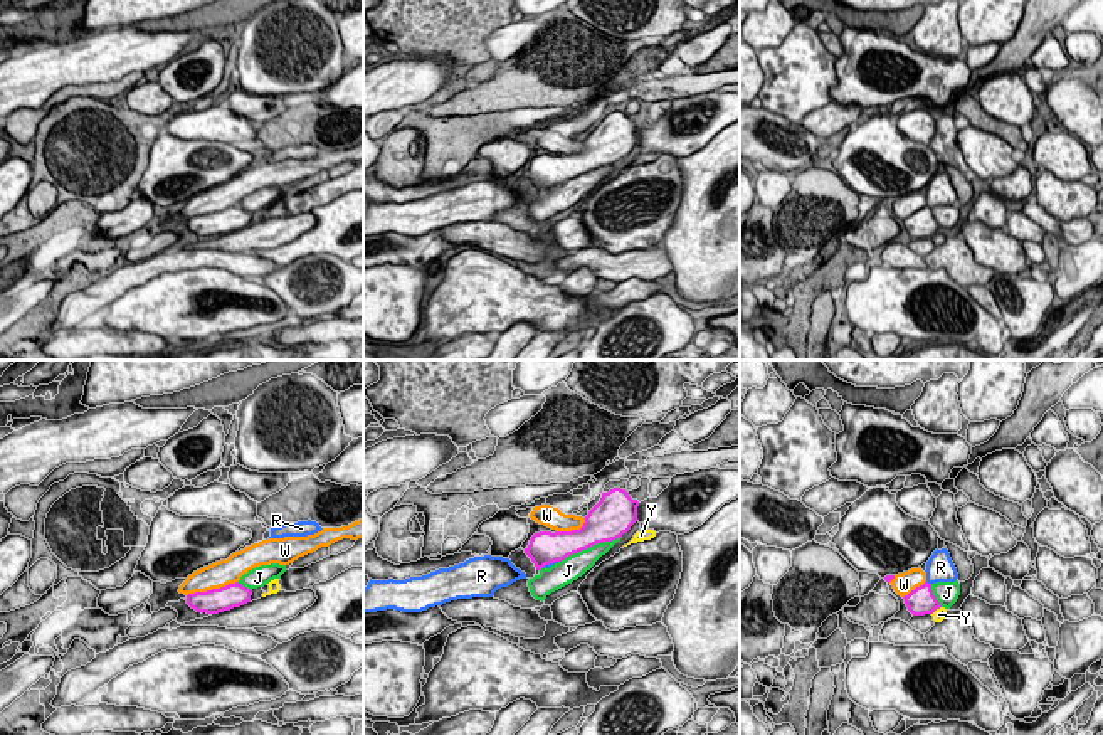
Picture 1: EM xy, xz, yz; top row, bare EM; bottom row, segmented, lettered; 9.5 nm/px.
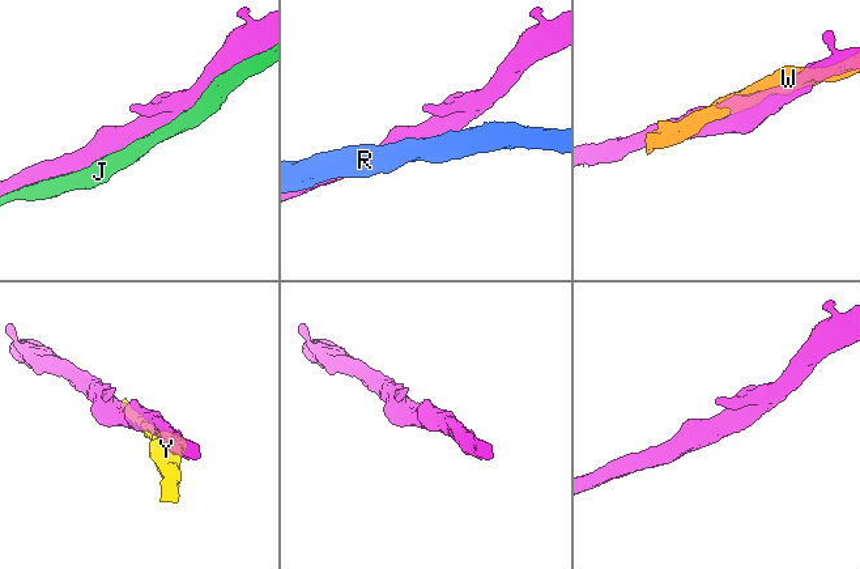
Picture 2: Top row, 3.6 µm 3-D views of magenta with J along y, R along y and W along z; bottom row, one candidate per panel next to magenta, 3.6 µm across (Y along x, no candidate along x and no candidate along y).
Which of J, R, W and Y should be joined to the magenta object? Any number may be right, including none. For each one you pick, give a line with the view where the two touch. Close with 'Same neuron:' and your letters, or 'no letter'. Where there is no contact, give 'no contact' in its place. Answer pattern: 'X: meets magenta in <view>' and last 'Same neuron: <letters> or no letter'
Same neuron: no letter

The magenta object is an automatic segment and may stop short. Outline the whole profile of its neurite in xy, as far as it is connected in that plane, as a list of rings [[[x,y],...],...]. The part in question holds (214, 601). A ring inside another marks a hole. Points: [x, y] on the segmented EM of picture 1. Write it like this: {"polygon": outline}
{"polygon": [[[229,584],[220,589],[212,589],[207,592],[195,592],[187,595],[187,604],[197,612],[219,614],[240,607],[251,602],[252,590],[242,584]]]}

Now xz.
{"polygon": [[[614,488],[602,493],[580,530],[535,533],[525,553],[536,570],[541,570],[597,543],[617,540],[637,521],[637,506],[639,501],[632,500],[625,489]]]}

